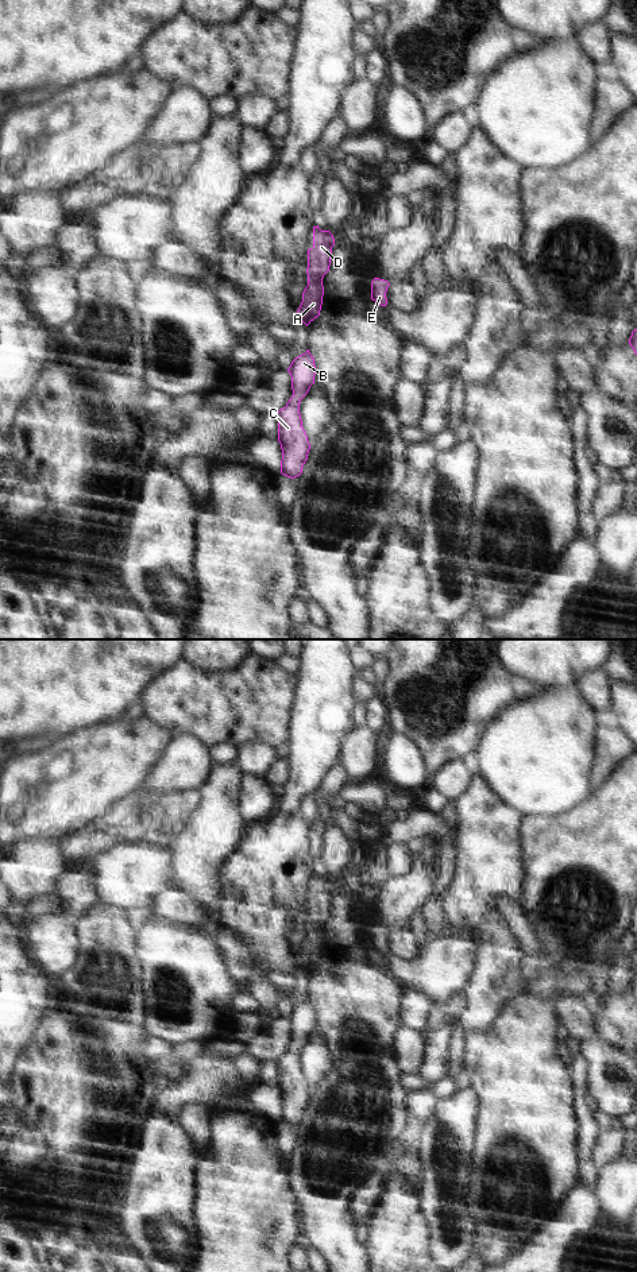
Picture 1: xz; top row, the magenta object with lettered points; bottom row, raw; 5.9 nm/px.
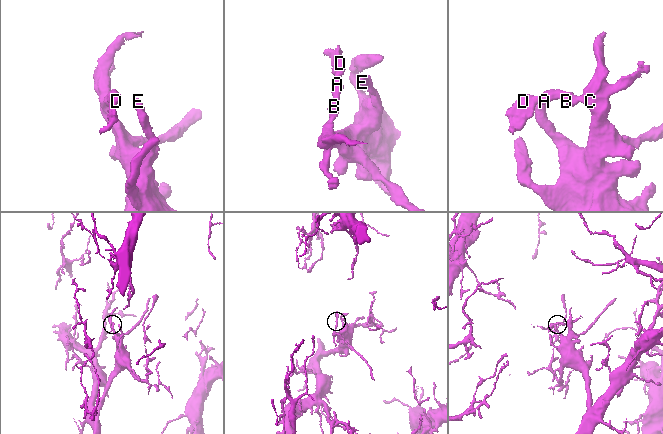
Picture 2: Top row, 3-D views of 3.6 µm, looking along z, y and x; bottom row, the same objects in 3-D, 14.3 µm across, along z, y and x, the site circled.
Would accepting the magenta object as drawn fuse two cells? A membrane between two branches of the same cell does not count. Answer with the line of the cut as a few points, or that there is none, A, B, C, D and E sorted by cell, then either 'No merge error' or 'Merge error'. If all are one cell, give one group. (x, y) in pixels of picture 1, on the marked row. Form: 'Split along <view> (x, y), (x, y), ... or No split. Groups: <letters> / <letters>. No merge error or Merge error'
Split along xz (308, 275), (319, 275), (321, 278). Groups: A B C E / D. Merge error

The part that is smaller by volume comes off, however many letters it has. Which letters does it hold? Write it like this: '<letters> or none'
D

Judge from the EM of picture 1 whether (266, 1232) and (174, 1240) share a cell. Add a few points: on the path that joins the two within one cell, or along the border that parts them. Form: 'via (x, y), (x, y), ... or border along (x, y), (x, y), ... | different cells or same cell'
border along (192, 1220), (195, 1224) | different cells

